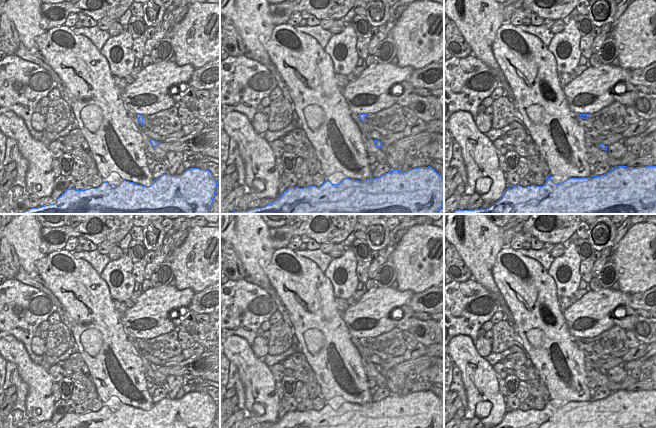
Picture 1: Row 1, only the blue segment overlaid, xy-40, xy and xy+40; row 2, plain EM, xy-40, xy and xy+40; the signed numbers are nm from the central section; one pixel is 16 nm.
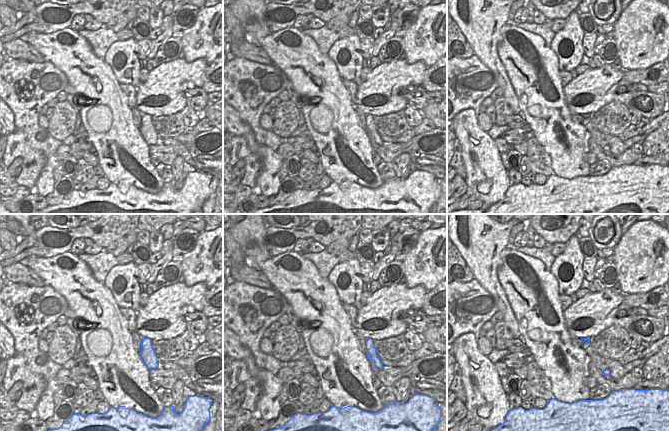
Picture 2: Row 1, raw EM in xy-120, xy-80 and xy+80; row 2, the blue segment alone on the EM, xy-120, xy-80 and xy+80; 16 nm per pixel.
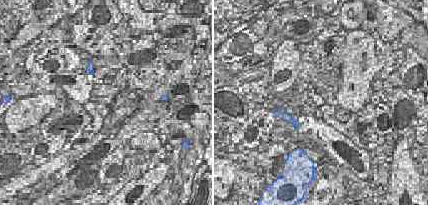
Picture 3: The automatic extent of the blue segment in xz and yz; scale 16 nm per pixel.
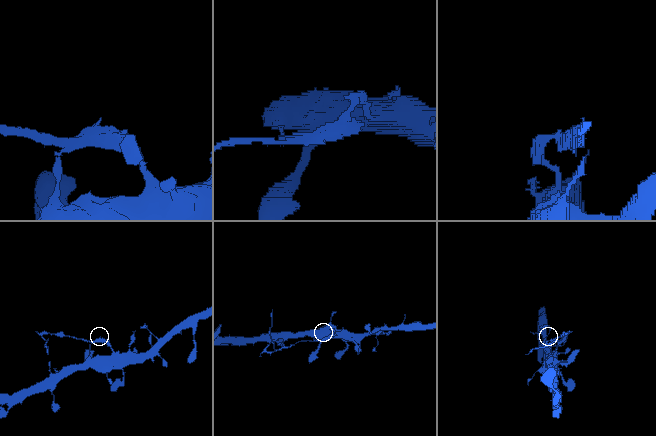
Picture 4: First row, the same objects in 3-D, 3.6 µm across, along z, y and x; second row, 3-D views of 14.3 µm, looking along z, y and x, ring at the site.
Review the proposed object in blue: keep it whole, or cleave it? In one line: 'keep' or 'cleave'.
cleave

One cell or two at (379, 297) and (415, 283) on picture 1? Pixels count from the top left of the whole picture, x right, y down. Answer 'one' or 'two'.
two

